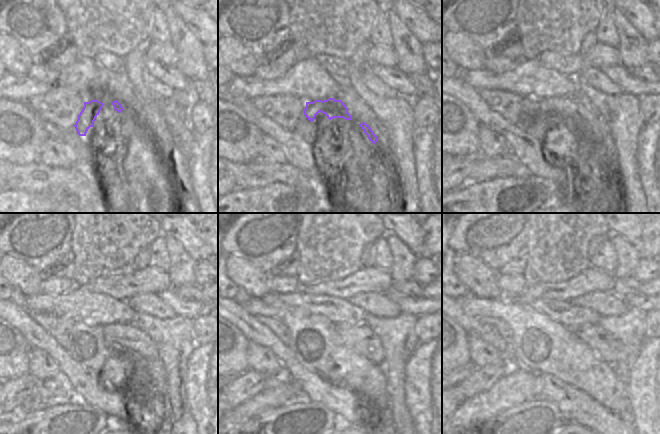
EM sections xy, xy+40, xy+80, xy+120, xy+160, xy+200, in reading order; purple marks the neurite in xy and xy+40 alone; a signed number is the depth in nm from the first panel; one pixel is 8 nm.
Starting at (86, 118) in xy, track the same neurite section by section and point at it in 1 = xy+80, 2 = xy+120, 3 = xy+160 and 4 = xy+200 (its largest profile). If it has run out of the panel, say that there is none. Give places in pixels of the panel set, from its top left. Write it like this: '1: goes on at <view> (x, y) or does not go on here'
1: goes on at xy+80 (582, 118)
2: goes on at xy+120 (127, 336)
3: goes on at xy+160 (360, 337)
4: goes on at xy+200 (608, 349)

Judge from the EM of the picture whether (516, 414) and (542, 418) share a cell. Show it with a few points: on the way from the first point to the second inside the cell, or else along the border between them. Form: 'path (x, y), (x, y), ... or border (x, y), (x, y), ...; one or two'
path (522, 418), (536, 418); one

